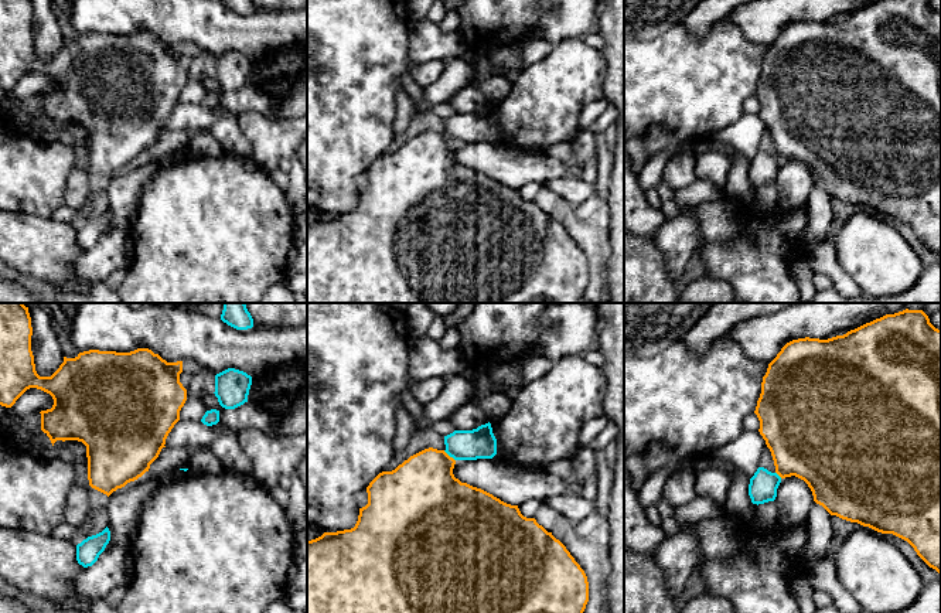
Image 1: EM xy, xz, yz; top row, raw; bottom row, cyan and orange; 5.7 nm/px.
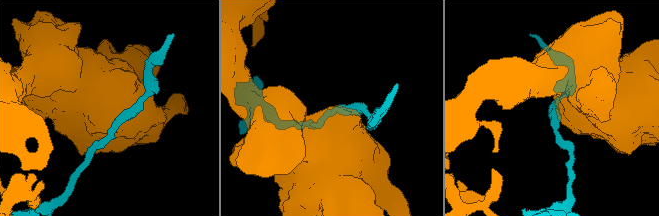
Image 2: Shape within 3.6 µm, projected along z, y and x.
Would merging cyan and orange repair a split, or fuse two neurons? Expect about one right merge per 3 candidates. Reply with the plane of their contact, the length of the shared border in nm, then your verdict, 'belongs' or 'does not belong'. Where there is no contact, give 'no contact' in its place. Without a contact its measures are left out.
contact in xz; length 90 nm; does not belong

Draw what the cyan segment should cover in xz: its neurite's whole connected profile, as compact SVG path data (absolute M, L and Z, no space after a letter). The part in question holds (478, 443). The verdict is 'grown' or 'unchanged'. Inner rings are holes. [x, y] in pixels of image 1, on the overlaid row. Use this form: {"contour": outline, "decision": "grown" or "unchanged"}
{"contour": "M491 423L473 430L454 430L444 436L446 453L454 460L492 459L497 454L497 439Z", "decision": "unchanged"}

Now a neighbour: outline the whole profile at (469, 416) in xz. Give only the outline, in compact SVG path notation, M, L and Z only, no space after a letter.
M477 402L457 408L449 416L449 420L456 426L457 430L473 430L490 422L487 413Z

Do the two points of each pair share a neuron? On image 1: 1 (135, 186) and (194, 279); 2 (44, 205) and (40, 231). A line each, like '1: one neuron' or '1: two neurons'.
1: two neurons
2: two neurons

